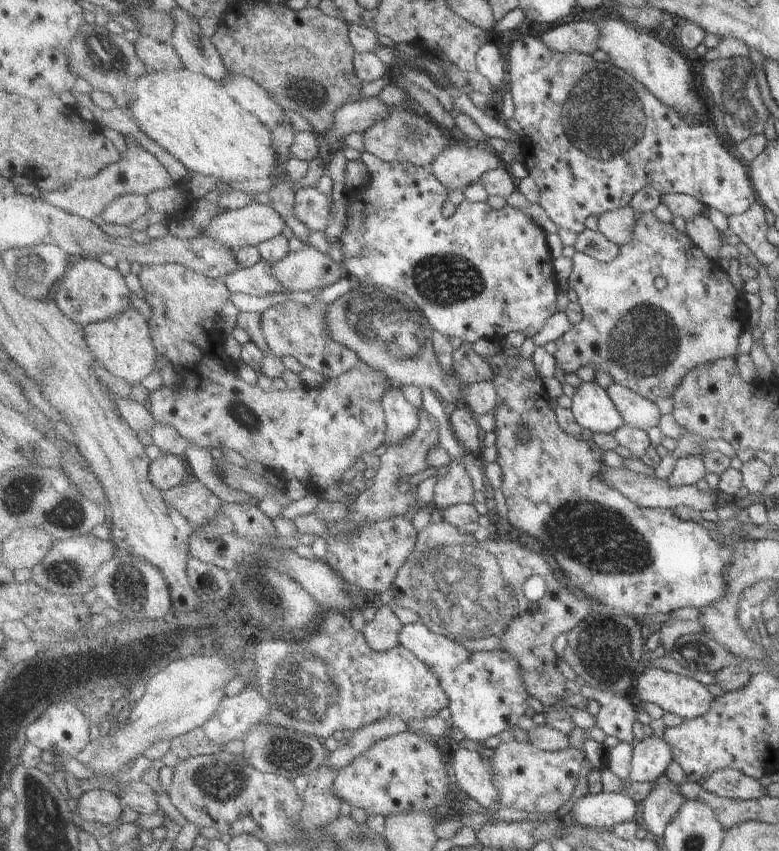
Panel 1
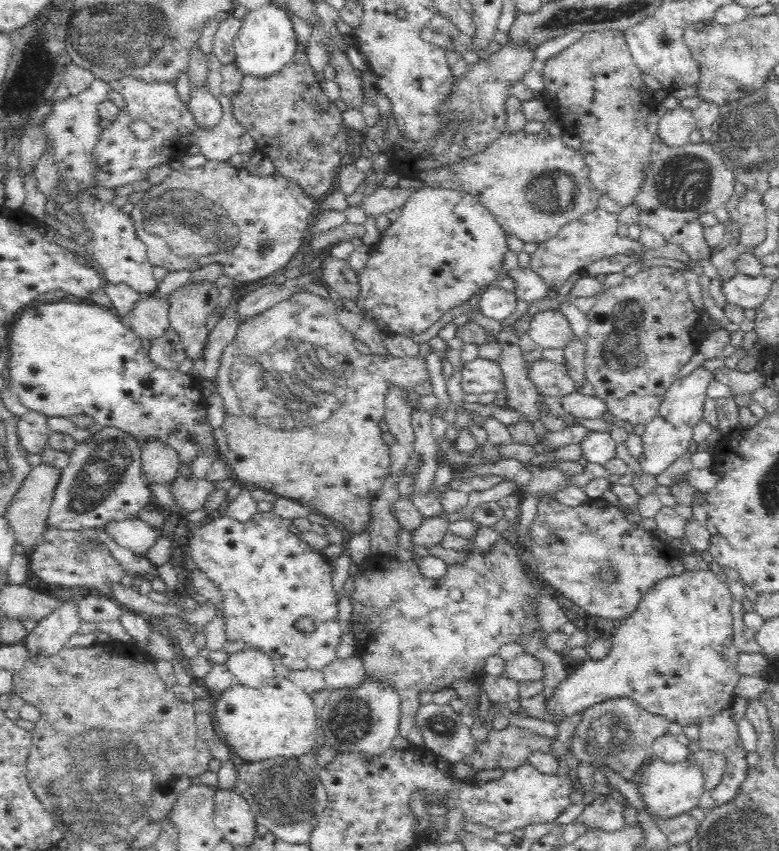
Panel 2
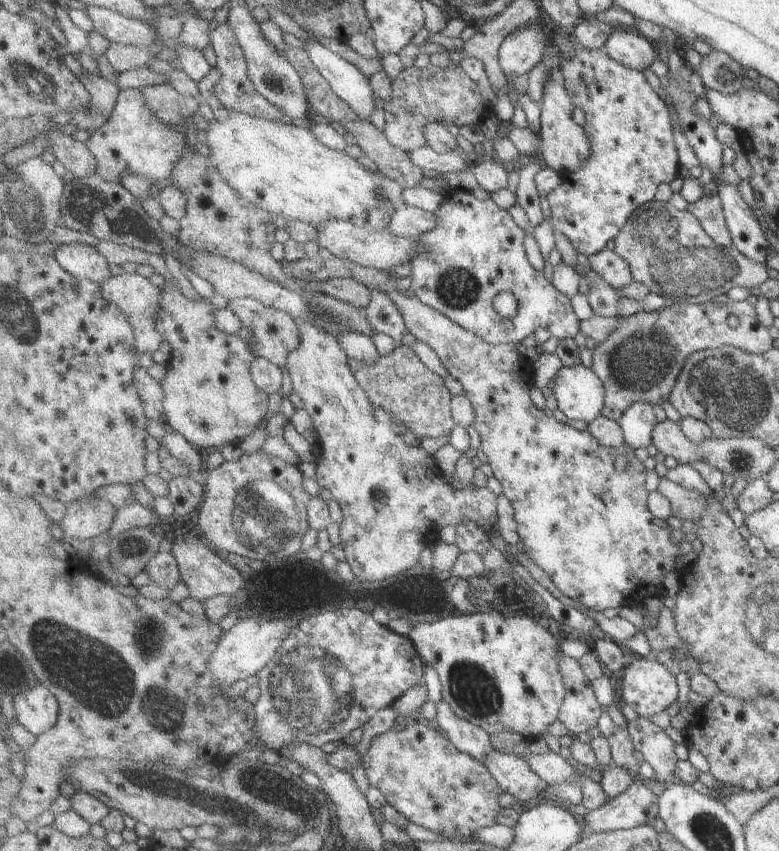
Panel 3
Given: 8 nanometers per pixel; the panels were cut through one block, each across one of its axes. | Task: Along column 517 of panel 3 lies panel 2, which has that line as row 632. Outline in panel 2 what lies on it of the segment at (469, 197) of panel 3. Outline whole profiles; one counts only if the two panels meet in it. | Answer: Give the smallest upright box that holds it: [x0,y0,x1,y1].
[189,511,344,672]

